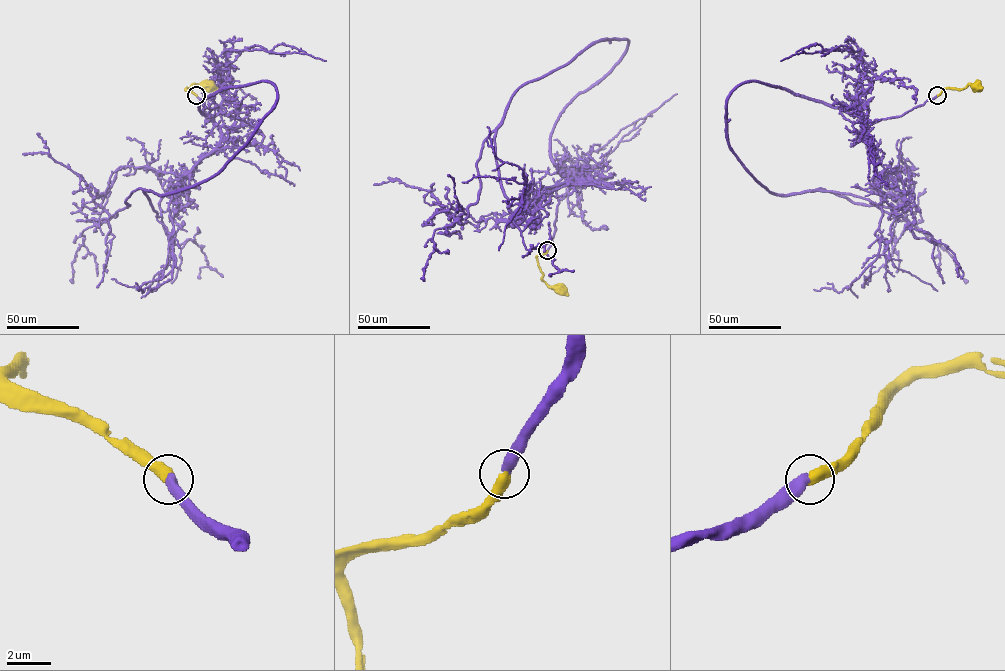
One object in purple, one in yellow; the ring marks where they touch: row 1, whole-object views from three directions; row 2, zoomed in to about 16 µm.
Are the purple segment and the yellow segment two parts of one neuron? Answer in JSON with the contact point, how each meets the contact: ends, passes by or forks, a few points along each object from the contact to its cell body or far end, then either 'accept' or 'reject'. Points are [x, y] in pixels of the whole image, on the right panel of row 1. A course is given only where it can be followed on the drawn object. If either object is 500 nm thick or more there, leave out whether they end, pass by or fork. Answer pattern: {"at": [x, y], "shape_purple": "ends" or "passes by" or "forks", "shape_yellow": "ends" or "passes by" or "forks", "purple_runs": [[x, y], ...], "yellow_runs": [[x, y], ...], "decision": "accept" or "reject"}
{"at": [937, 95], "purple_runs": [[937, 95], [864, 121], [868, 149], [902, 194], [899, 216], [817, 189], [905, 216], [871, 153]], "yellow_runs": [[937, 95], [948, 88], [976, 85]], "decision": "accept"}

